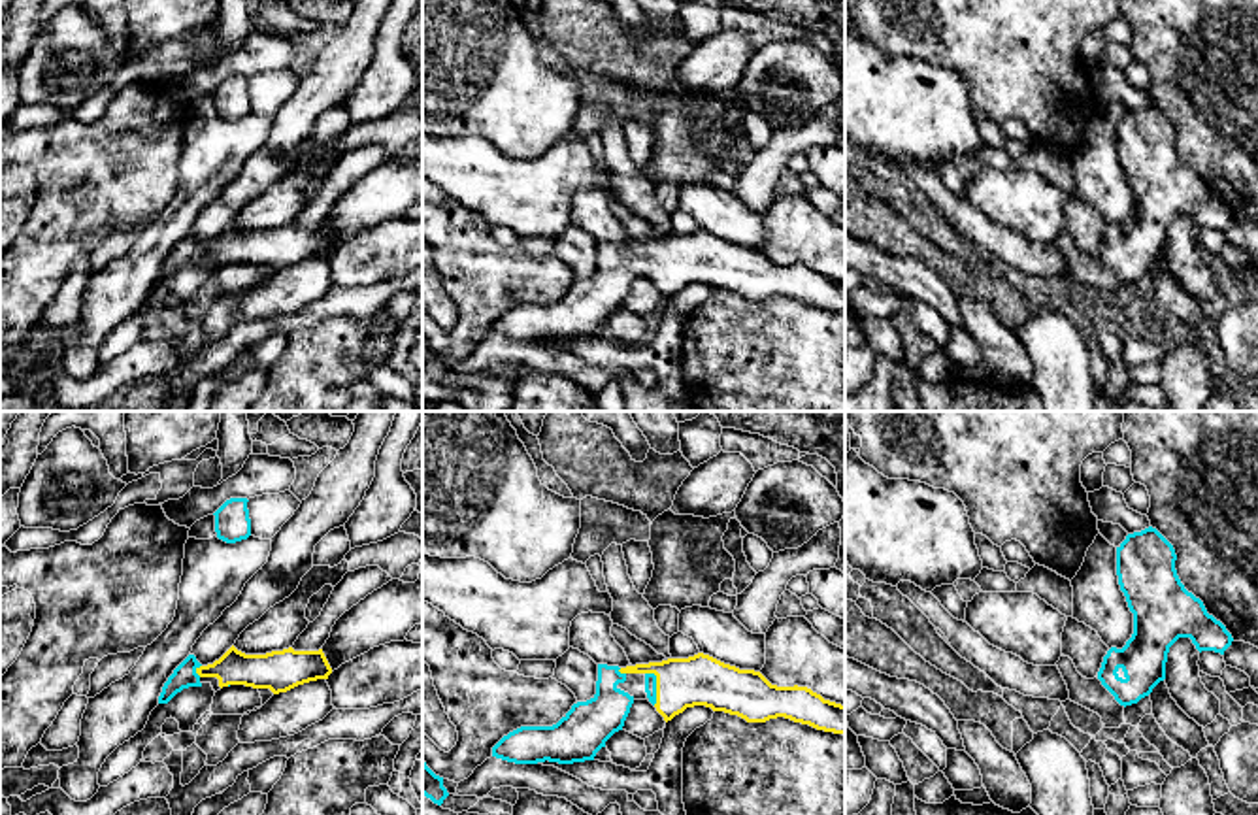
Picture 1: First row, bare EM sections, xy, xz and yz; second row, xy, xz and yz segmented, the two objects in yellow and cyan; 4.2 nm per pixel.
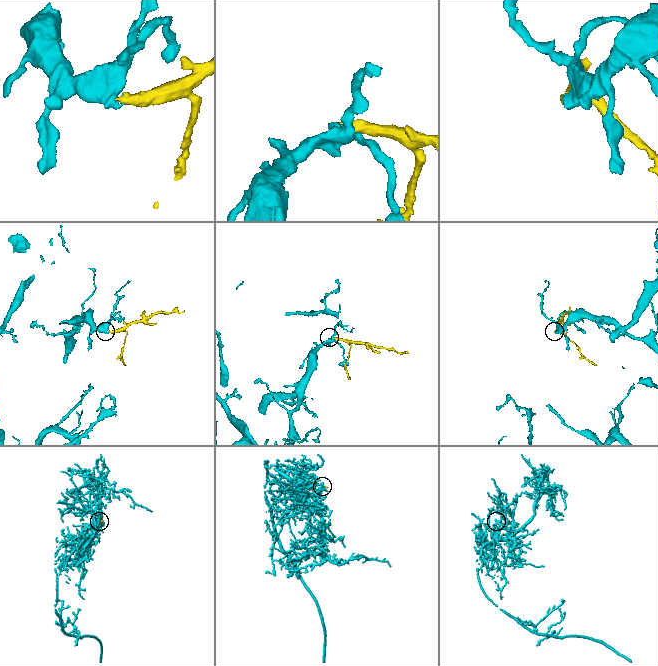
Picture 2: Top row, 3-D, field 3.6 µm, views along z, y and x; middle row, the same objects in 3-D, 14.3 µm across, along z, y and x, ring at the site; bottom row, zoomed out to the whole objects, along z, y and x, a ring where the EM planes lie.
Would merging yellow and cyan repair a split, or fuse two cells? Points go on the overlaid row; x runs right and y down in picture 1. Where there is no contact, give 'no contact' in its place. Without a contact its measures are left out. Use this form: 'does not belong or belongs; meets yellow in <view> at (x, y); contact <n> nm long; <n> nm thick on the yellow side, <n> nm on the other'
belongs; meets yellow in xz at (657, 685); contact 150 nm long; 220 nm thick on the yellow side, 50 nm on the other

